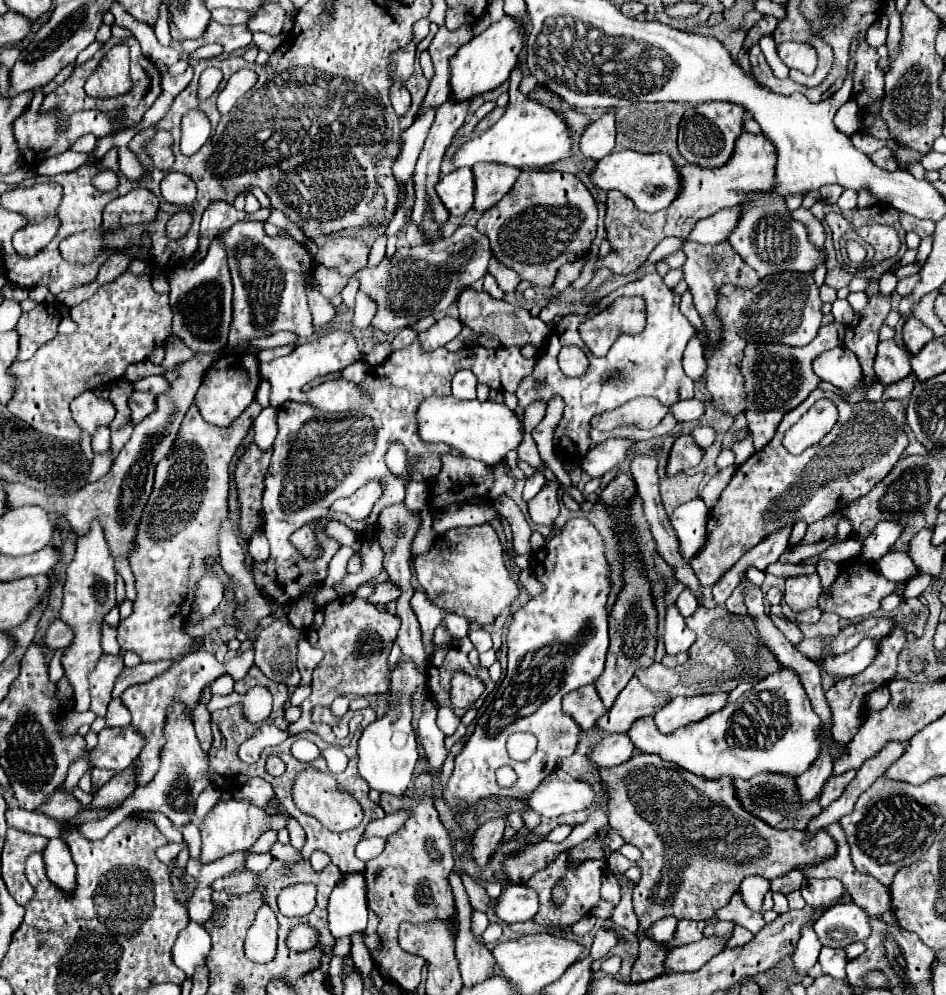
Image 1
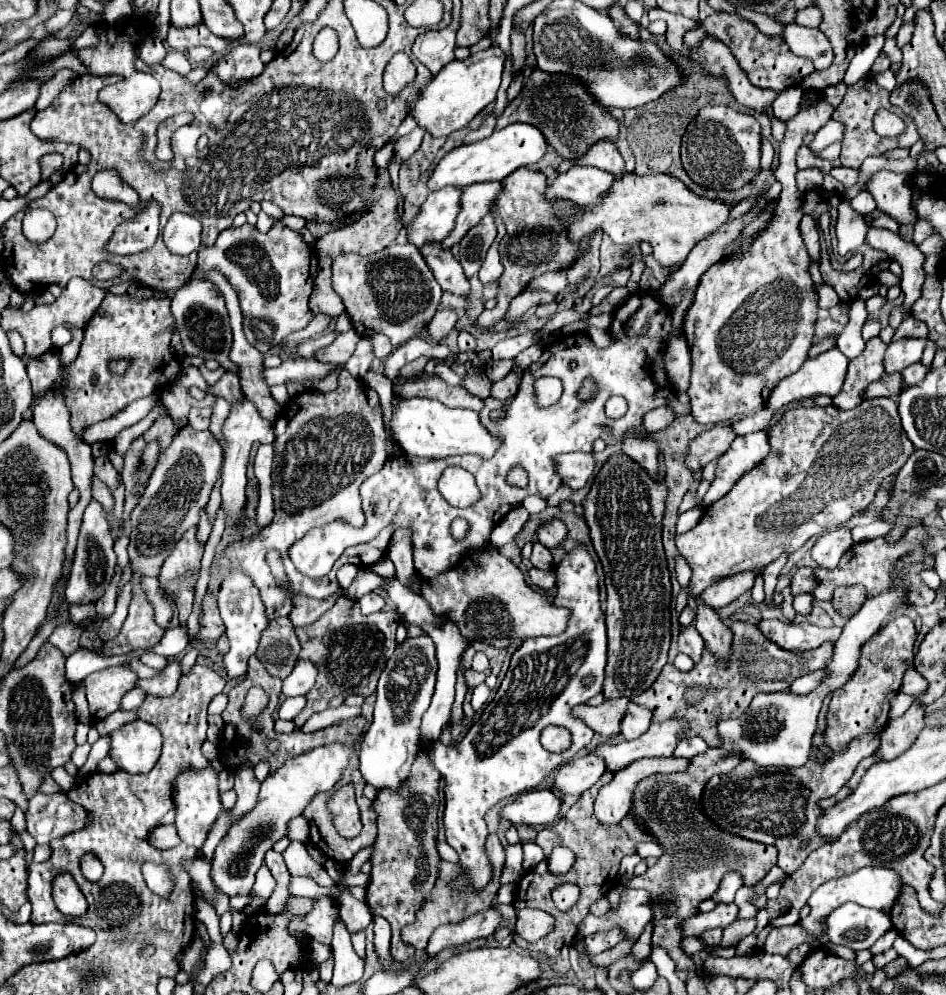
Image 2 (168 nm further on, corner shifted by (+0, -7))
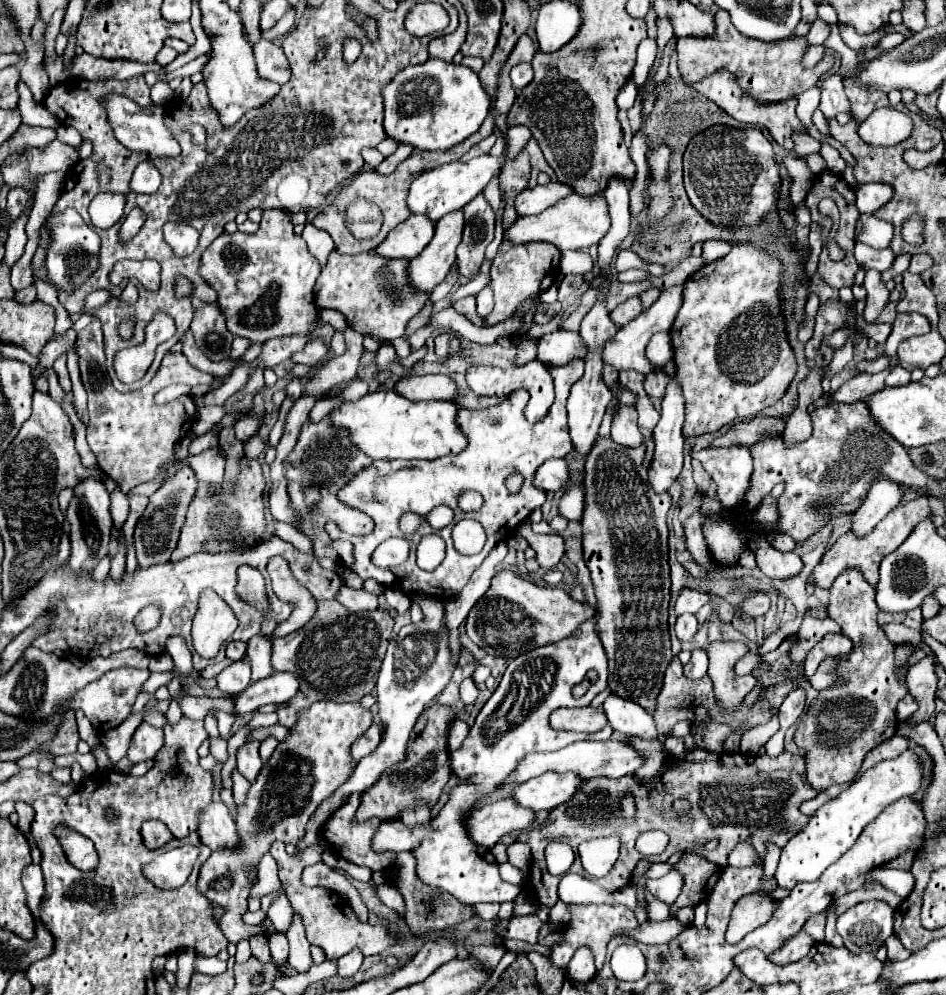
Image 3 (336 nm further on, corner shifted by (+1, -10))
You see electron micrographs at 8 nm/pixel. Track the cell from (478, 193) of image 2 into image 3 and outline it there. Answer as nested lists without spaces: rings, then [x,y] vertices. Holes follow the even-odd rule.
[[[464,211],[448,213],[436,223],[434,239],[426,245],[426,249],[410,261],[408,279],[410,285],[418,291],[432,291],[448,273],[448,269],[456,261],[456,247],[462,239],[464,229]]]

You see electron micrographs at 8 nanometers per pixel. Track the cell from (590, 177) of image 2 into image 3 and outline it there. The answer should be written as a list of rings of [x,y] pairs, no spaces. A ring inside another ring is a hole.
[[[560,181],[548,183],[548,185],[536,185],[530,189],[524,189],[516,197],[516,211],[520,217],[524,215],[536,215],[544,209],[556,205],[556,201],[562,201],[564,197],[574,195],[576,191],[570,185],[564,185]]]

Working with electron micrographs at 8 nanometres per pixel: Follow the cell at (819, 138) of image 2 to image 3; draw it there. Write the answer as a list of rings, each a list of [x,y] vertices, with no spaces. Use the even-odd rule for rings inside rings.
[[[810,153],[810,155],[804,157],[804,161],[806,161],[806,165],[810,167],[810,171],[814,175],[820,175],[820,169],[826,169],[826,161],[820,153]]]

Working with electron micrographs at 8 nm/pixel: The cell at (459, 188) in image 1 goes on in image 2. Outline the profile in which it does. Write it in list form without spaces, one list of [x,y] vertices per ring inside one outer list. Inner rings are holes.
[[[439,190],[437,194],[429,194],[421,204],[419,216],[413,220],[413,228],[405,228],[407,242],[417,248],[429,242],[441,242],[441,238],[453,230],[457,210],[461,210],[461,190]]]

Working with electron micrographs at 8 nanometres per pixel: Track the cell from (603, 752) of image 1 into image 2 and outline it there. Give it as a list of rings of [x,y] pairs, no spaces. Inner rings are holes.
[[[593,754],[579,756],[555,770],[551,778],[551,788],[557,788],[561,794],[583,794],[601,778],[603,772],[605,764],[601,762],[601,758]]]

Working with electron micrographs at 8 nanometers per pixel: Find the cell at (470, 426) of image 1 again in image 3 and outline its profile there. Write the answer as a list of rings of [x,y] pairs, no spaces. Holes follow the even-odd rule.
[[[374,391],[358,399],[356,403],[346,403],[340,409],[330,413],[330,421],[334,427],[350,429],[352,441],[372,459],[436,459],[448,453],[460,453],[466,445],[464,433],[460,433],[460,425],[456,425],[458,407],[448,401],[418,401],[412,403],[400,397],[396,391]]]

